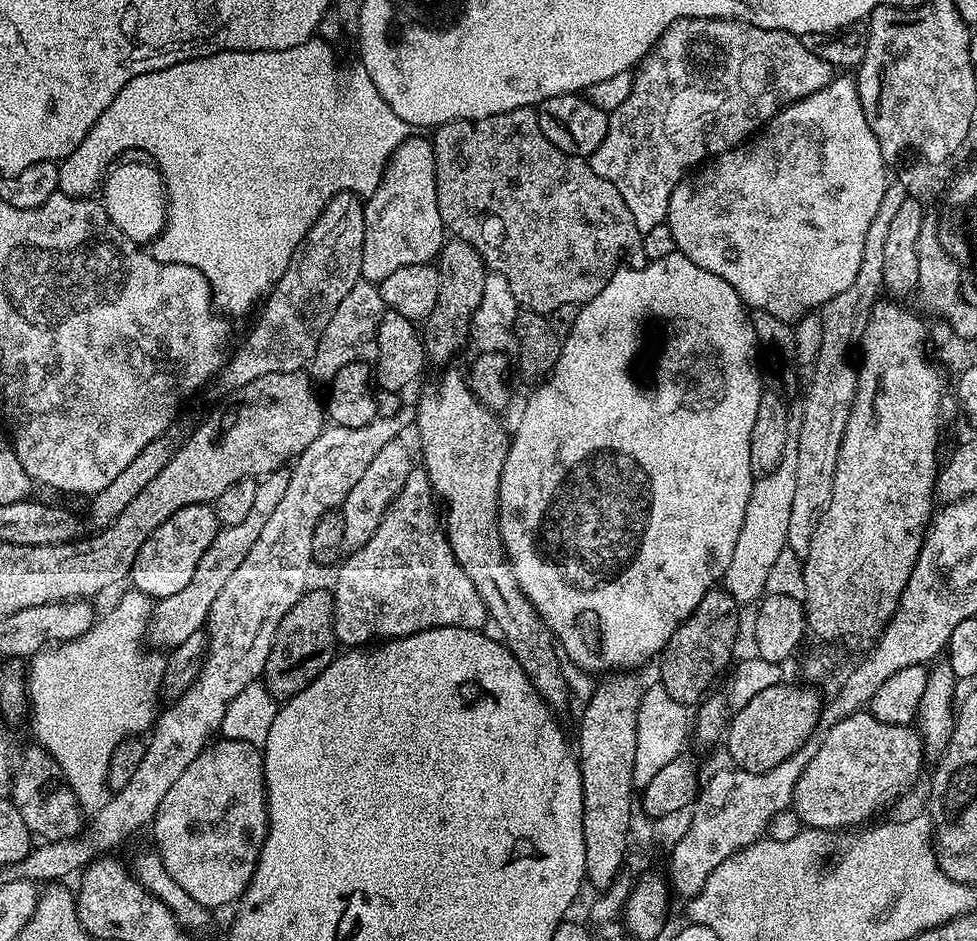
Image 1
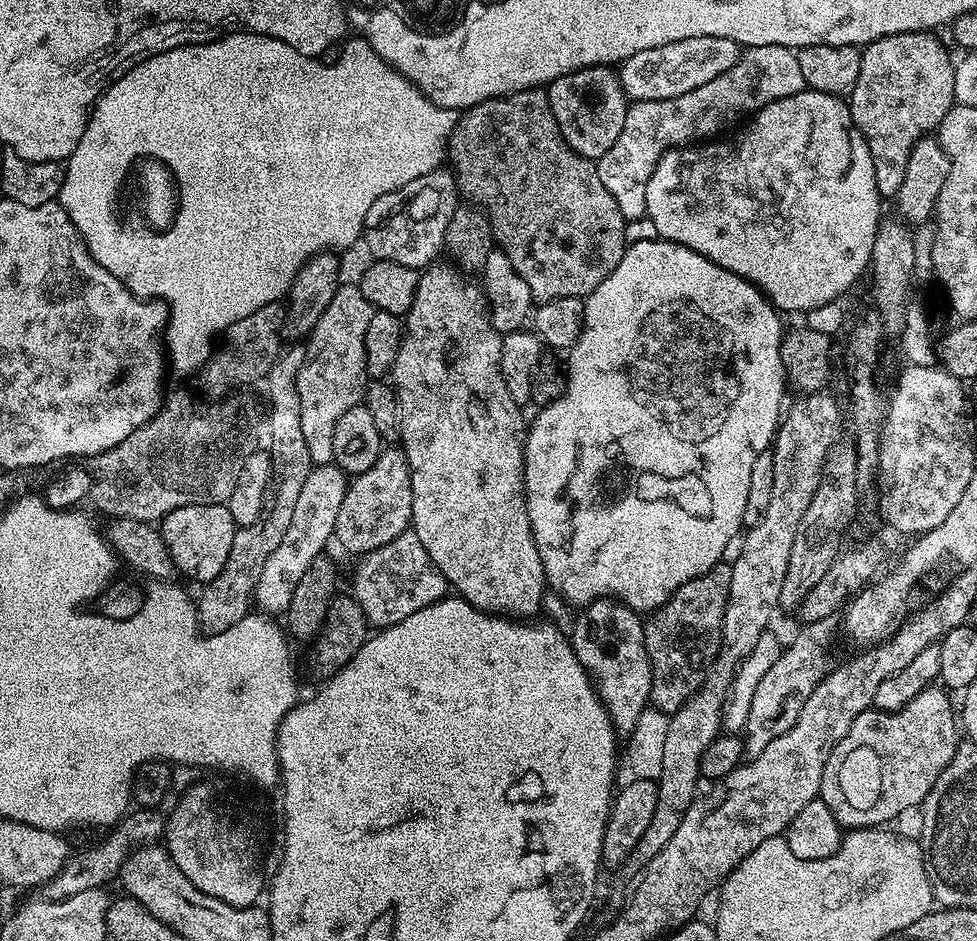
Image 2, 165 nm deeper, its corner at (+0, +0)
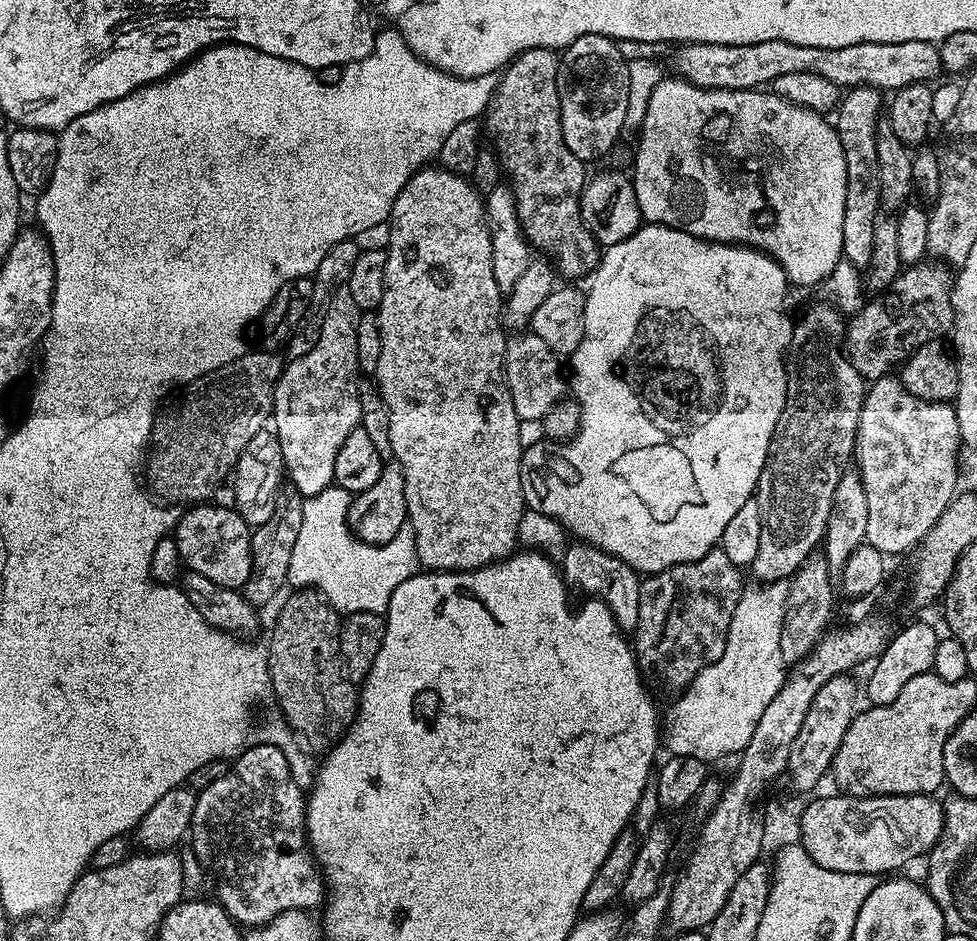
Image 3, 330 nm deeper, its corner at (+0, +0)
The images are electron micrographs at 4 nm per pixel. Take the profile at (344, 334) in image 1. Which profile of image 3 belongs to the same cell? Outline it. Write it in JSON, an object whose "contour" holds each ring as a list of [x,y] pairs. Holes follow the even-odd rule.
{"contour":[[[348,287],[337,290],[331,297],[326,311],[323,313],[322,330],[318,334],[318,342],[314,342],[314,350],[295,357],[283,369],[280,380],[273,391],[273,408],[271,423],[274,425],[276,437],[282,446],[282,458],[289,481],[296,483],[301,497],[321,496],[334,484],[334,460],[342,450],[346,438],[350,438],[353,430],[360,427],[360,393],[362,373],[358,354],[356,353],[356,328],[360,324],[362,310],[354,302]]]}

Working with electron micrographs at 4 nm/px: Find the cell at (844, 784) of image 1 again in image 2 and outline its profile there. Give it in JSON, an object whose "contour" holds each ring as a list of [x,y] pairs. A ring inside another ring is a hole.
{"contour":[[[933,686],[906,702],[902,710],[869,710],[854,718],[850,730],[826,758],[818,797],[841,829],[884,826],[907,808],[923,805],[958,747],[958,712],[947,695],[951,696],[943,687]]]}

